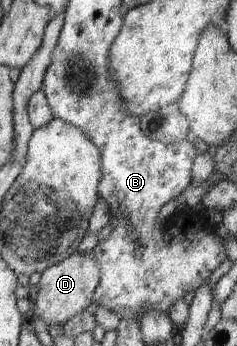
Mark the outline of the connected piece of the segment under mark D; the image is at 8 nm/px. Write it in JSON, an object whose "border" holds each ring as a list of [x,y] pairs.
{"border":[[[91,251],[72,253],[67,259],[48,267],[42,271],[38,286],[40,287],[37,297],[32,301],[35,315],[49,327],[50,324],[61,323],[73,317],[93,302],[92,297],[100,282],[100,269],[96,257]]]}

